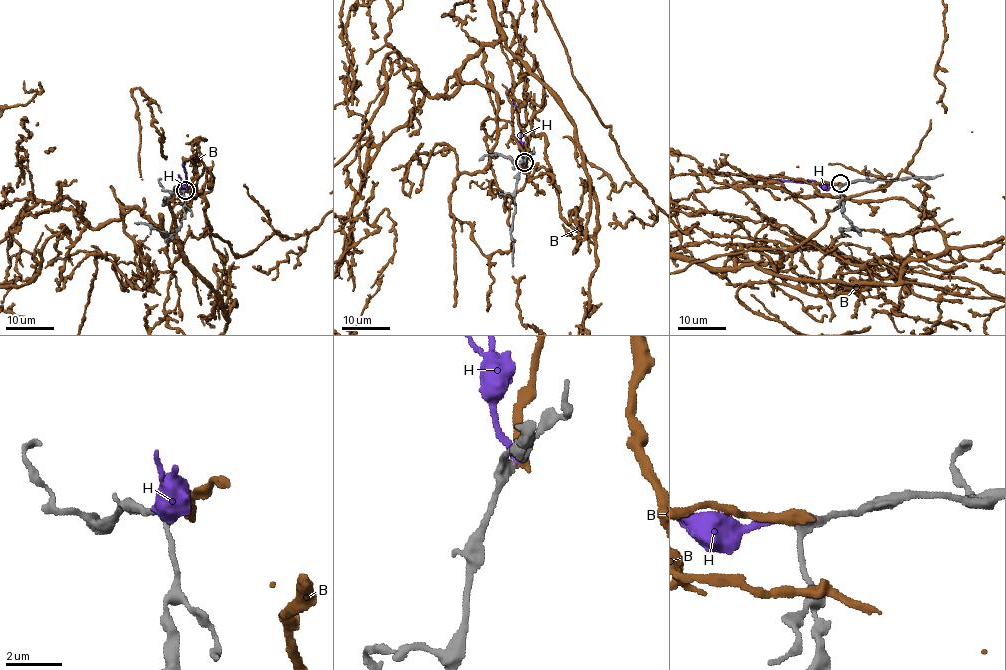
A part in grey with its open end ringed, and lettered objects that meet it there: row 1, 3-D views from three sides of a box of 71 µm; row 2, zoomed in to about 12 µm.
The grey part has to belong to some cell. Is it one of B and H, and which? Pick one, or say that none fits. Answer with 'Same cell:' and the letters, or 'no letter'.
Same cell: B

